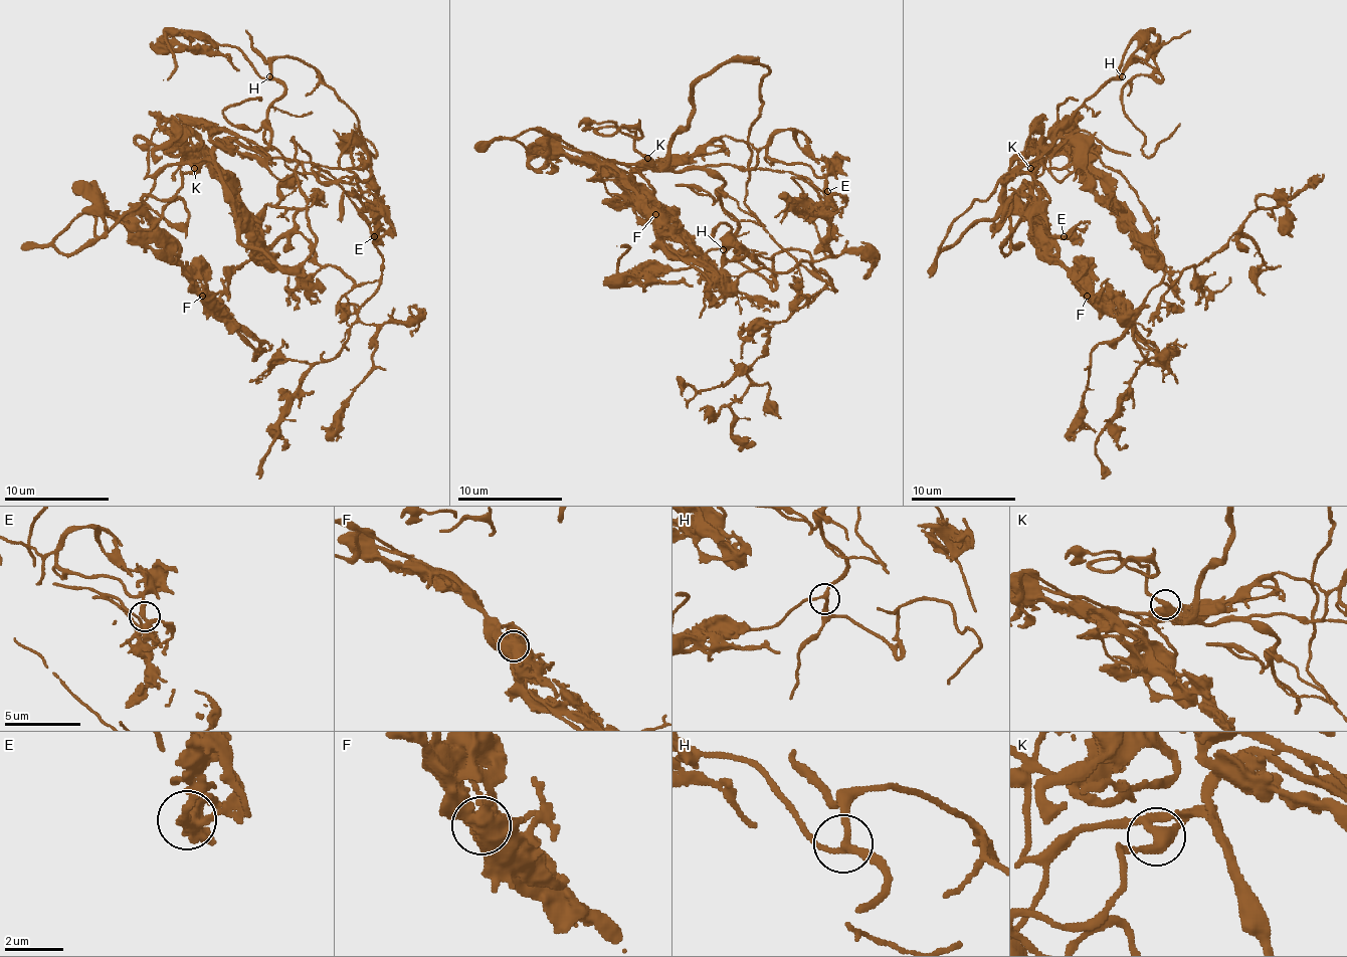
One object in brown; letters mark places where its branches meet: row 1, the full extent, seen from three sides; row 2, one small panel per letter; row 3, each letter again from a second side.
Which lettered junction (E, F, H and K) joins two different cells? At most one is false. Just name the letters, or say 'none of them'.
none of them

